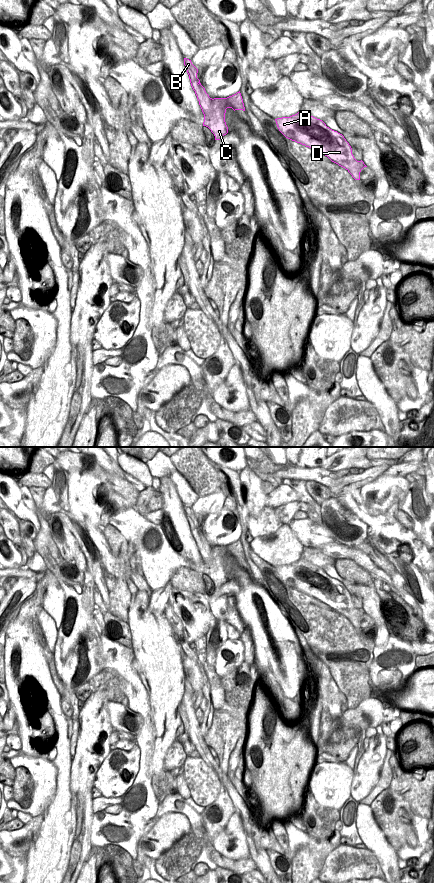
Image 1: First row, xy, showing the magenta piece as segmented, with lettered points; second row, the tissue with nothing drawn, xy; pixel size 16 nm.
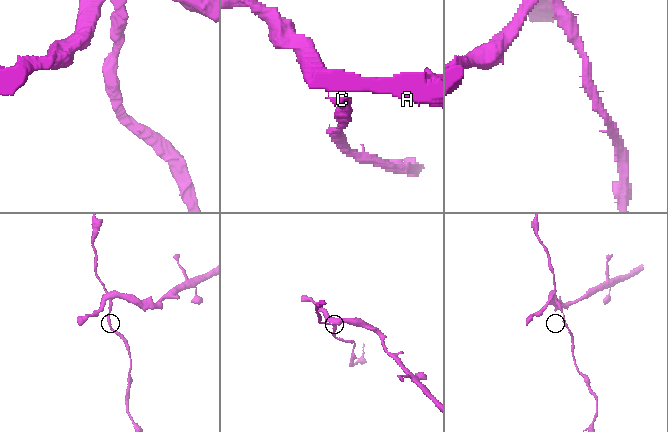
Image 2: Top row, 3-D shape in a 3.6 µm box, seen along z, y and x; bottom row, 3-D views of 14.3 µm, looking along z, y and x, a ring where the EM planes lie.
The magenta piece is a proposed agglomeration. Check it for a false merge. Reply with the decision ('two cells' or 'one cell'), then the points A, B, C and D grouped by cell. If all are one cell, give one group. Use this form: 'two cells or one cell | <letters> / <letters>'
two cells | A D / B C

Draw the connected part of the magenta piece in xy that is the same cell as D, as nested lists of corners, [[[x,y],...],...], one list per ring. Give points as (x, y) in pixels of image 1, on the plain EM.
[[[299,559],[275,569],[286,586],[327,604],[332,610],[345,616],[355,628],[360,628],[360,620],[367,614],[362,608],[354,606],[352,596],[344,584],[327,575],[322,568]]]

